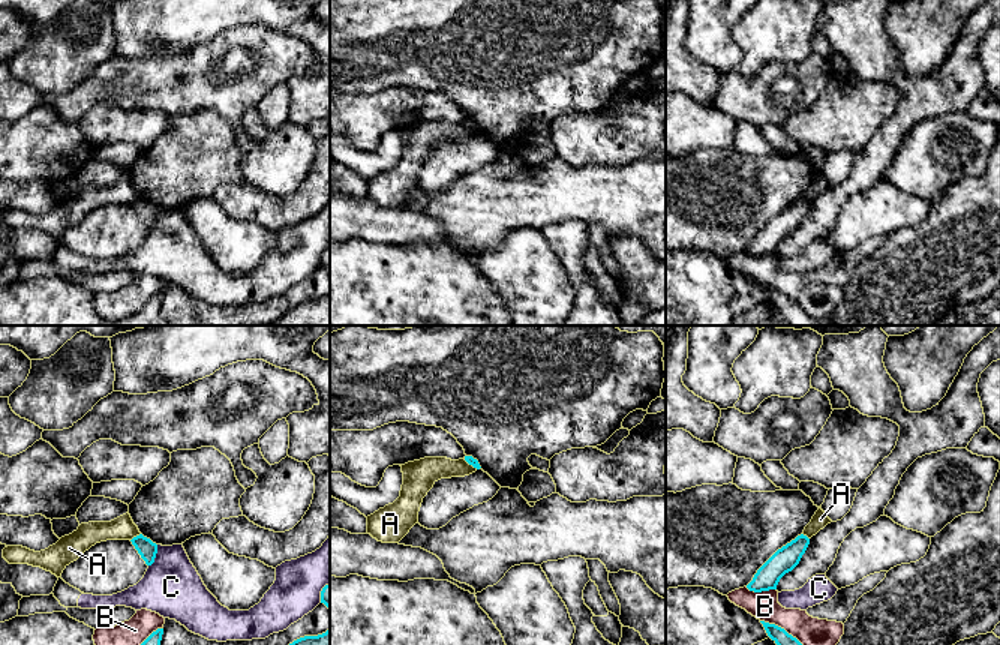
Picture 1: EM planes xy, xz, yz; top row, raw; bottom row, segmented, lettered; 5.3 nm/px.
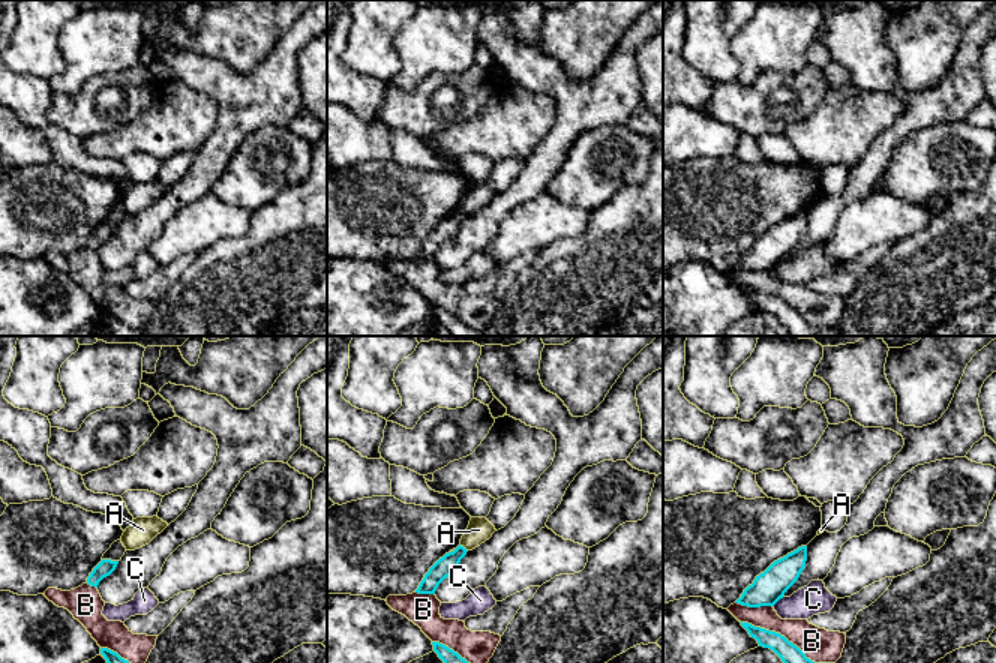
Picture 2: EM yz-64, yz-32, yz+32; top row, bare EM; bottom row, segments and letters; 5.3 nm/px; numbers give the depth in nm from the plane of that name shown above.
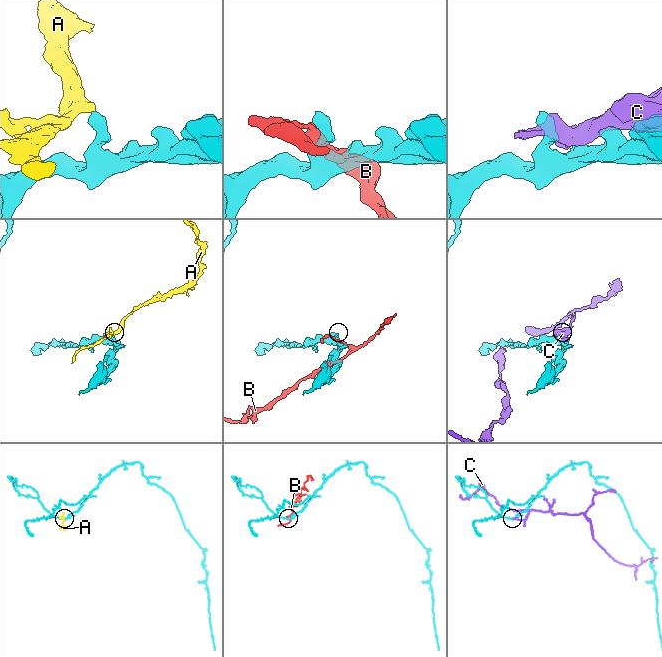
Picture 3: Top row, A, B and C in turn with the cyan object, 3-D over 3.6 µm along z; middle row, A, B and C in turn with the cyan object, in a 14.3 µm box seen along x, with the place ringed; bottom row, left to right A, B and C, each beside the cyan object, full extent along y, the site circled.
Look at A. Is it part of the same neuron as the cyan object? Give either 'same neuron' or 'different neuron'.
different neuron

